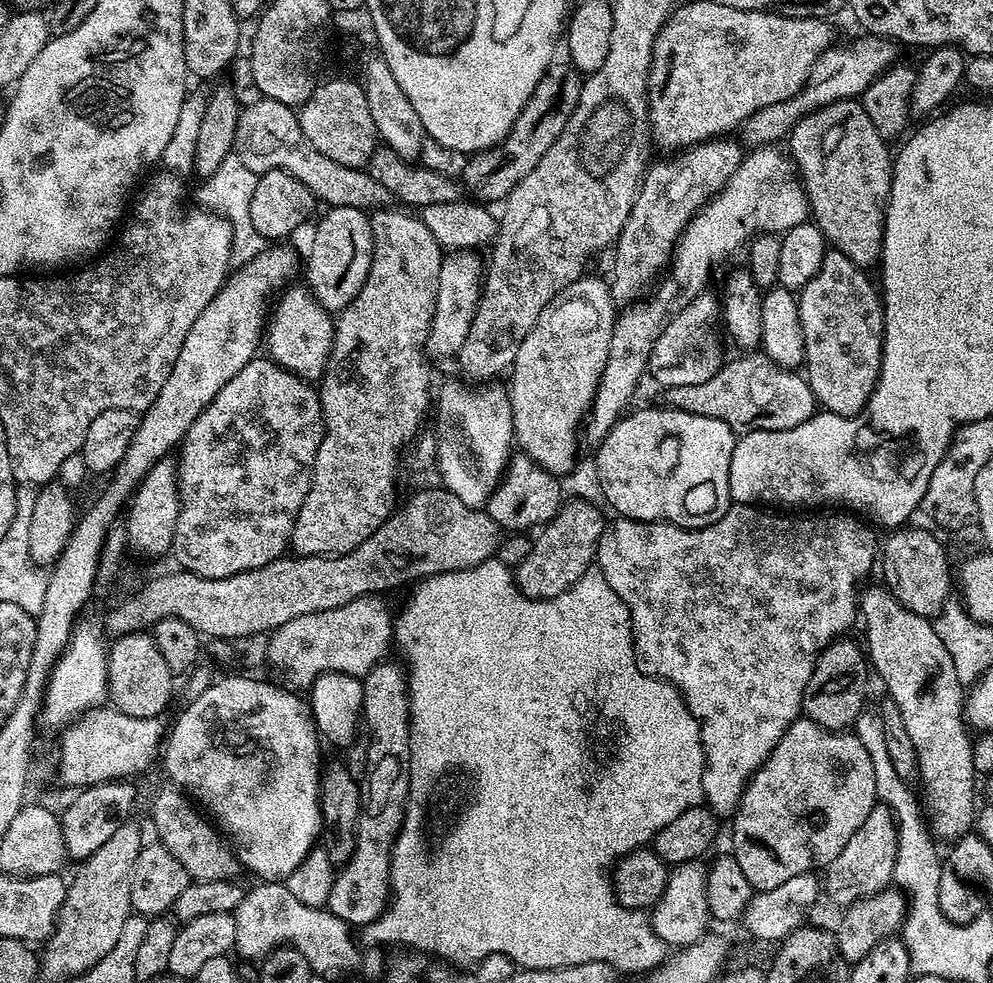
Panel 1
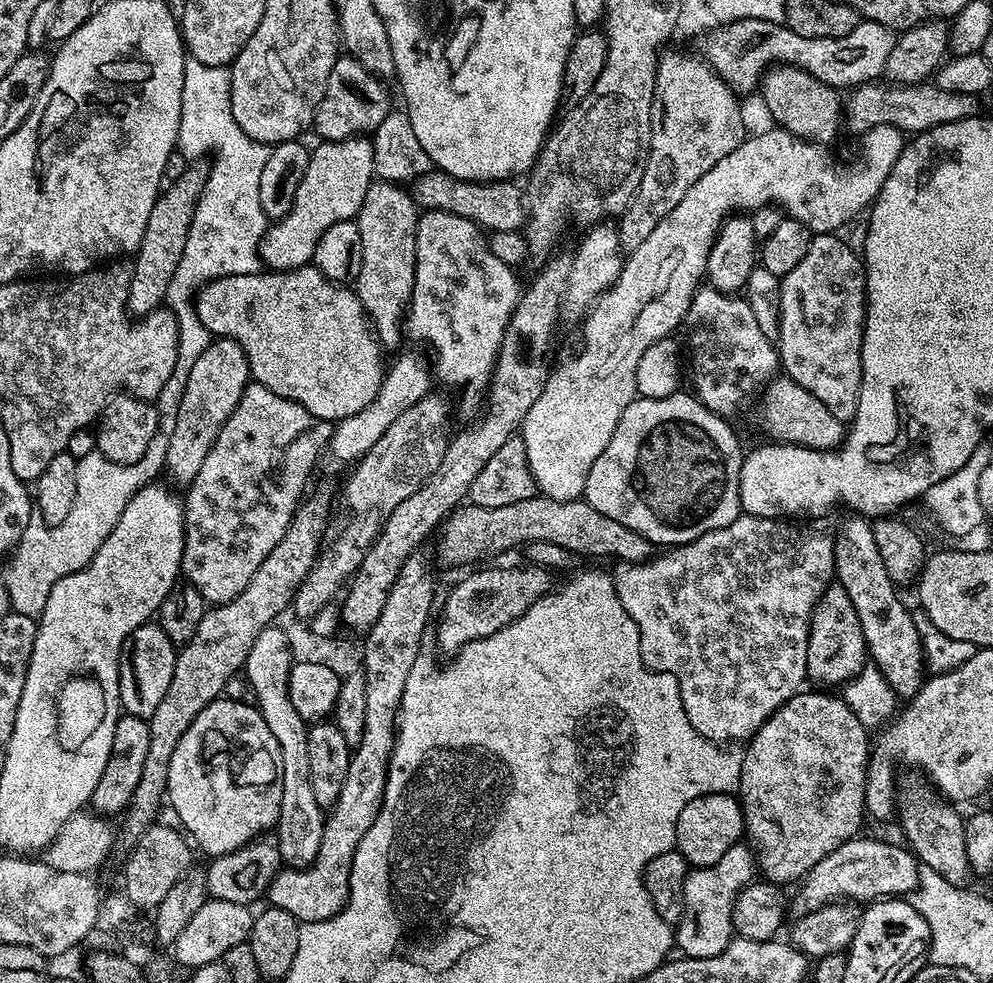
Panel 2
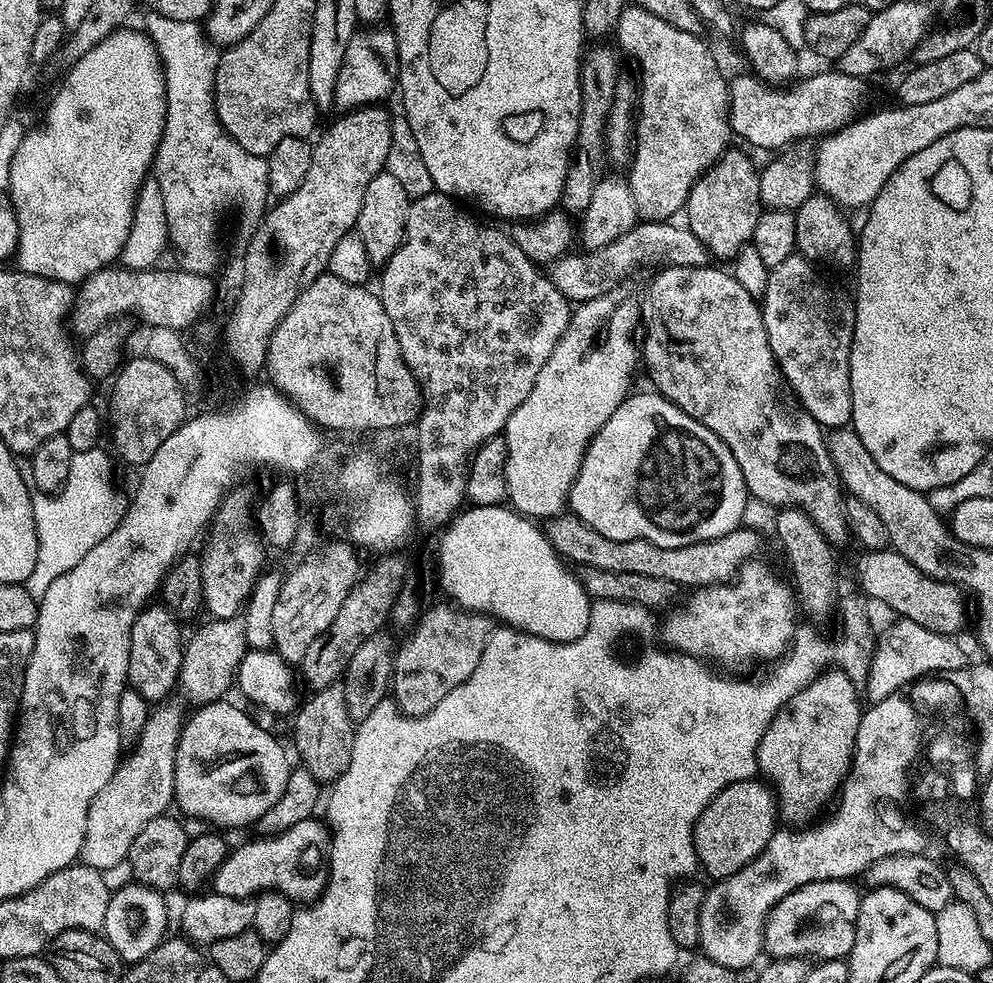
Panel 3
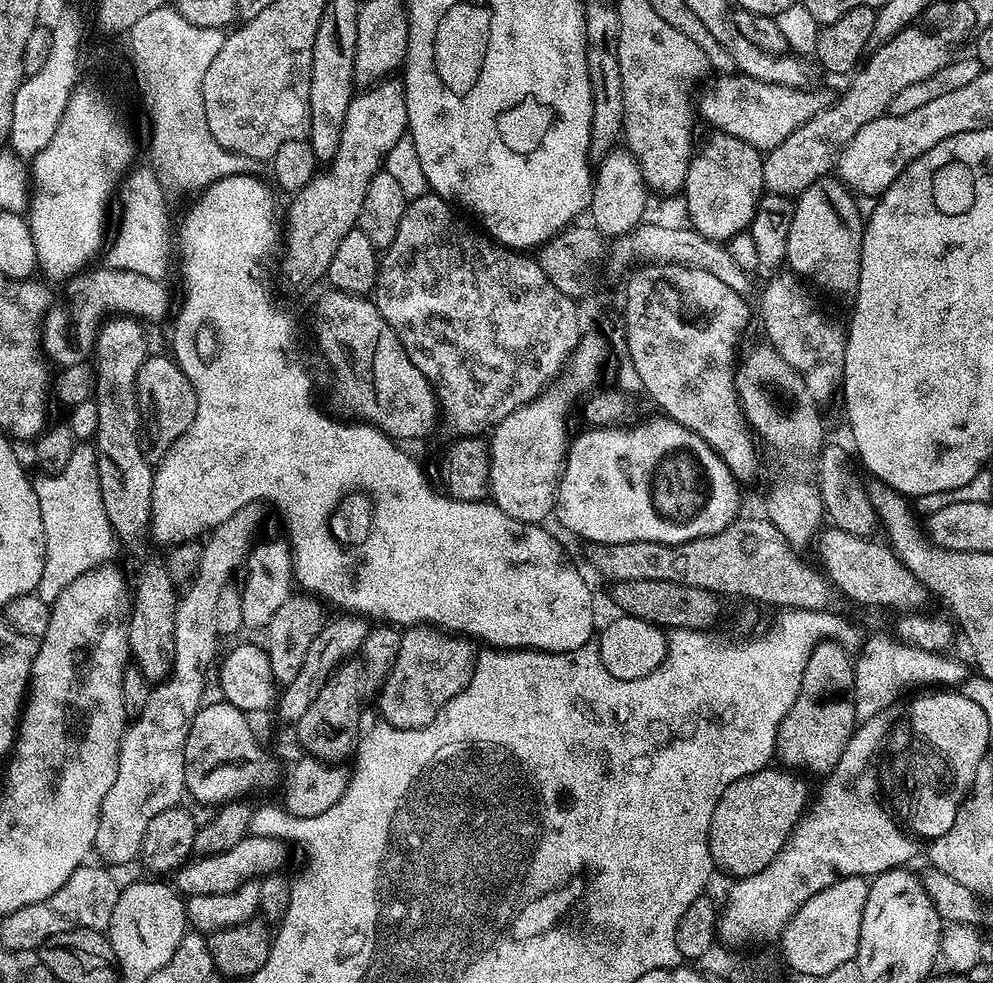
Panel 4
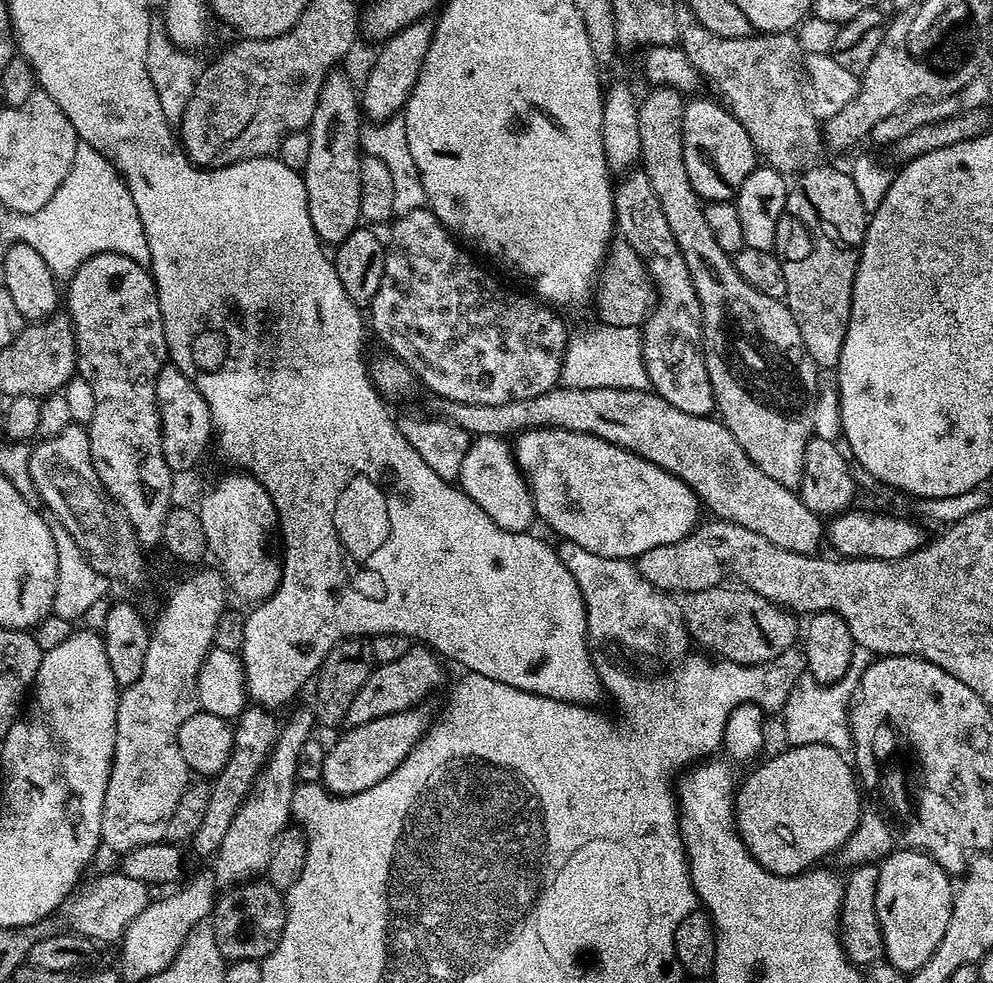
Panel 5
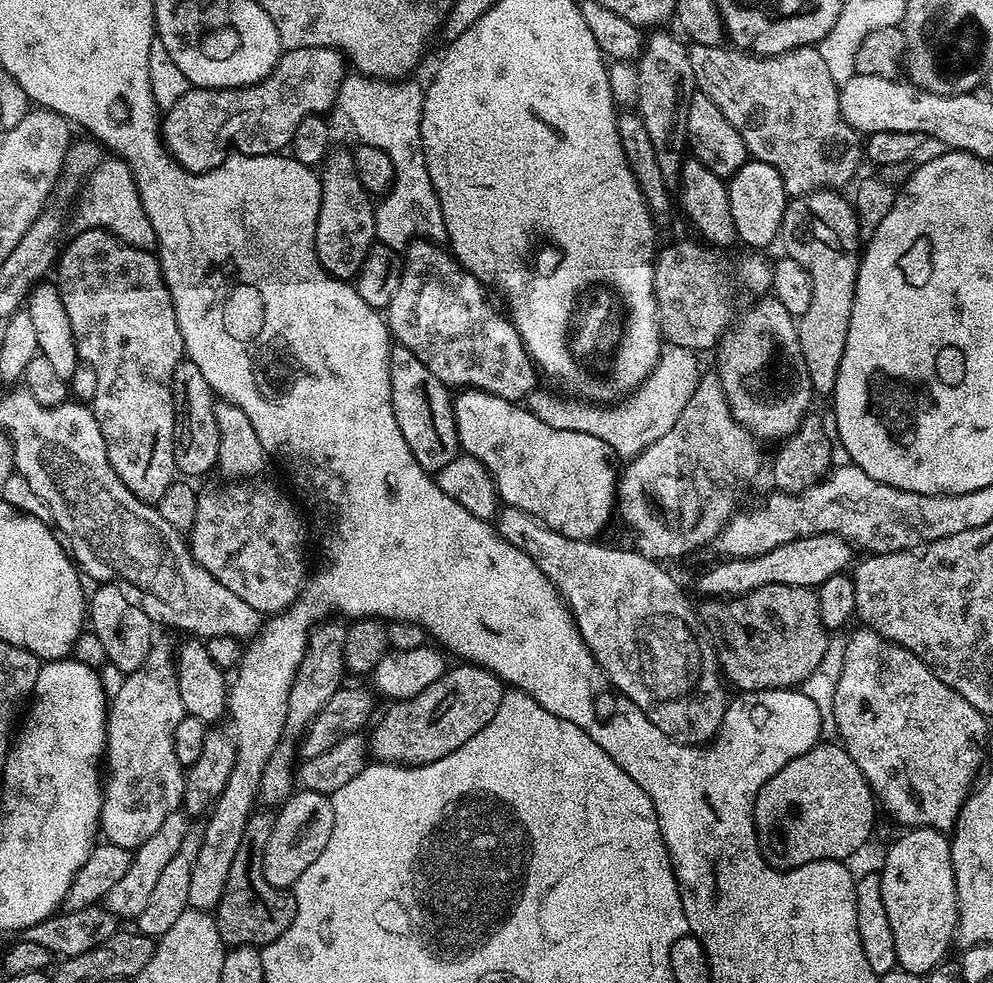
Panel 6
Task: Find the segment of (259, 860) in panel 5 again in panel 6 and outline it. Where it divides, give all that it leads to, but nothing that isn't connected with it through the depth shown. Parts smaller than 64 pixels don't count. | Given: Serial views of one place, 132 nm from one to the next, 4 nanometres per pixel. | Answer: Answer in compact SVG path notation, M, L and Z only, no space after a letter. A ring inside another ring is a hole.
M320 622L308 634L308 649L304 652L302 662L296 671L294 682L290 686L288 713L284 723L284 739L274 750L270 762L266 762L266 770L262 770L259 799L273 806L288 799L294 791L294 765L298 760L297 741L303 737L309 722L316 717L318 710L334 698L334 694L345 683L344 647L348 628L345 625L332 624L340 622ZM293 740L293 741L292 741ZM296 760L296 761L295 761ZM292 763L293 768L292 768Z

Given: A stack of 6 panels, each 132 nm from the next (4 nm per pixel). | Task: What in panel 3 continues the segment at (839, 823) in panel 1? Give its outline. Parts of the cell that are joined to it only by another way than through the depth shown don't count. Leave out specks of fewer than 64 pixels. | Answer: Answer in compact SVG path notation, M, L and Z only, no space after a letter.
M829 670L783 704L766 734L762 734L756 766L759 775L774 789L779 819L792 824L788 826L811 825L815 816L833 803L848 777L862 711L856 692L858 685L850 682L844 672Z

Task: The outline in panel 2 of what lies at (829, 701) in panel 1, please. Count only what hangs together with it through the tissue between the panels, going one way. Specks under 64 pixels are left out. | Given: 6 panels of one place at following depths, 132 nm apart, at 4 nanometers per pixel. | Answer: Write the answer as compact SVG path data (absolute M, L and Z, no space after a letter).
M839 582L828 585L820 601L814 606L806 646L808 680L816 686L837 684L843 686L862 671L869 659L868 647L862 634L862 622L858 622L858 610Z

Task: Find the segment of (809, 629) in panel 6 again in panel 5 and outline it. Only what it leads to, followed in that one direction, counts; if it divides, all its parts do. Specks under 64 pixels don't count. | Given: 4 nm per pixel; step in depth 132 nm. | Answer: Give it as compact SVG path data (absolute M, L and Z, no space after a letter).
M723 584L685 592L678 607L689 637L716 652L717 657L735 664L767 664L776 660L797 643L800 634L797 617L791 611L743 586Z

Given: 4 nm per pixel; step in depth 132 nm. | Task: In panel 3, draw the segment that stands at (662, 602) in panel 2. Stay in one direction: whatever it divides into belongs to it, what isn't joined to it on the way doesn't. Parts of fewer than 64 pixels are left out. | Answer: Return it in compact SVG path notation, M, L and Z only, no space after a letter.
M757 558L749 559L739 567L734 578L727 582L707 584L697 588L681 608L676 608L664 620L660 636L674 652L685 652L701 662L713 660L716 664L748 664L751 660L776 662L787 653L798 627L798 600L794 588L787 579L783 580L768 564Z

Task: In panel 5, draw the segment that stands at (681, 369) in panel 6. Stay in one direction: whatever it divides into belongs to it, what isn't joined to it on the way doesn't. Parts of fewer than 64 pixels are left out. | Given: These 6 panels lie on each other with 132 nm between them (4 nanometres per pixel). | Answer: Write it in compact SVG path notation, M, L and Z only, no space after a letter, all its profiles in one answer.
M593 323L593 328L580 328L568 337L568 348L560 367L560 384L565 388L629 388L645 390L649 387L644 365L640 328L610 326Z

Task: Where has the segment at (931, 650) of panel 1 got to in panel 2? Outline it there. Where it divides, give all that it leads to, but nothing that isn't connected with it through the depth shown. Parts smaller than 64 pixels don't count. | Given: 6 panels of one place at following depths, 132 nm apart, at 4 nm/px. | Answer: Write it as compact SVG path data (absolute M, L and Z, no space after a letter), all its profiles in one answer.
M859 514L849 515L849 520L840 524L840 533L835 533L836 574L835 579L846 590L850 602L854 602L854 610L858 610L858 622L862 622L862 634L868 647L871 663L890 682L897 697L911 698L916 695L921 684L926 679L926 661L924 659L924 644L920 641L920 627L917 617L908 613L906 605L900 601L897 585L892 583L890 574L886 574L886 566L882 562L882 554L878 554L878 542L874 542L872 524Z

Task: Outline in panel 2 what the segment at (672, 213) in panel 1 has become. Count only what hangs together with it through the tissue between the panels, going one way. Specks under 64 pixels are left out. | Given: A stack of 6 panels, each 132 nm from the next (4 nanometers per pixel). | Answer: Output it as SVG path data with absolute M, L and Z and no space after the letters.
M661 51L656 62L652 133L642 182L638 182L638 190L618 220L620 247L624 250L646 242L654 226L682 202L682 194L686 194L714 162L726 158L746 136L737 93L712 69L711 63L699 55L668 51Z

